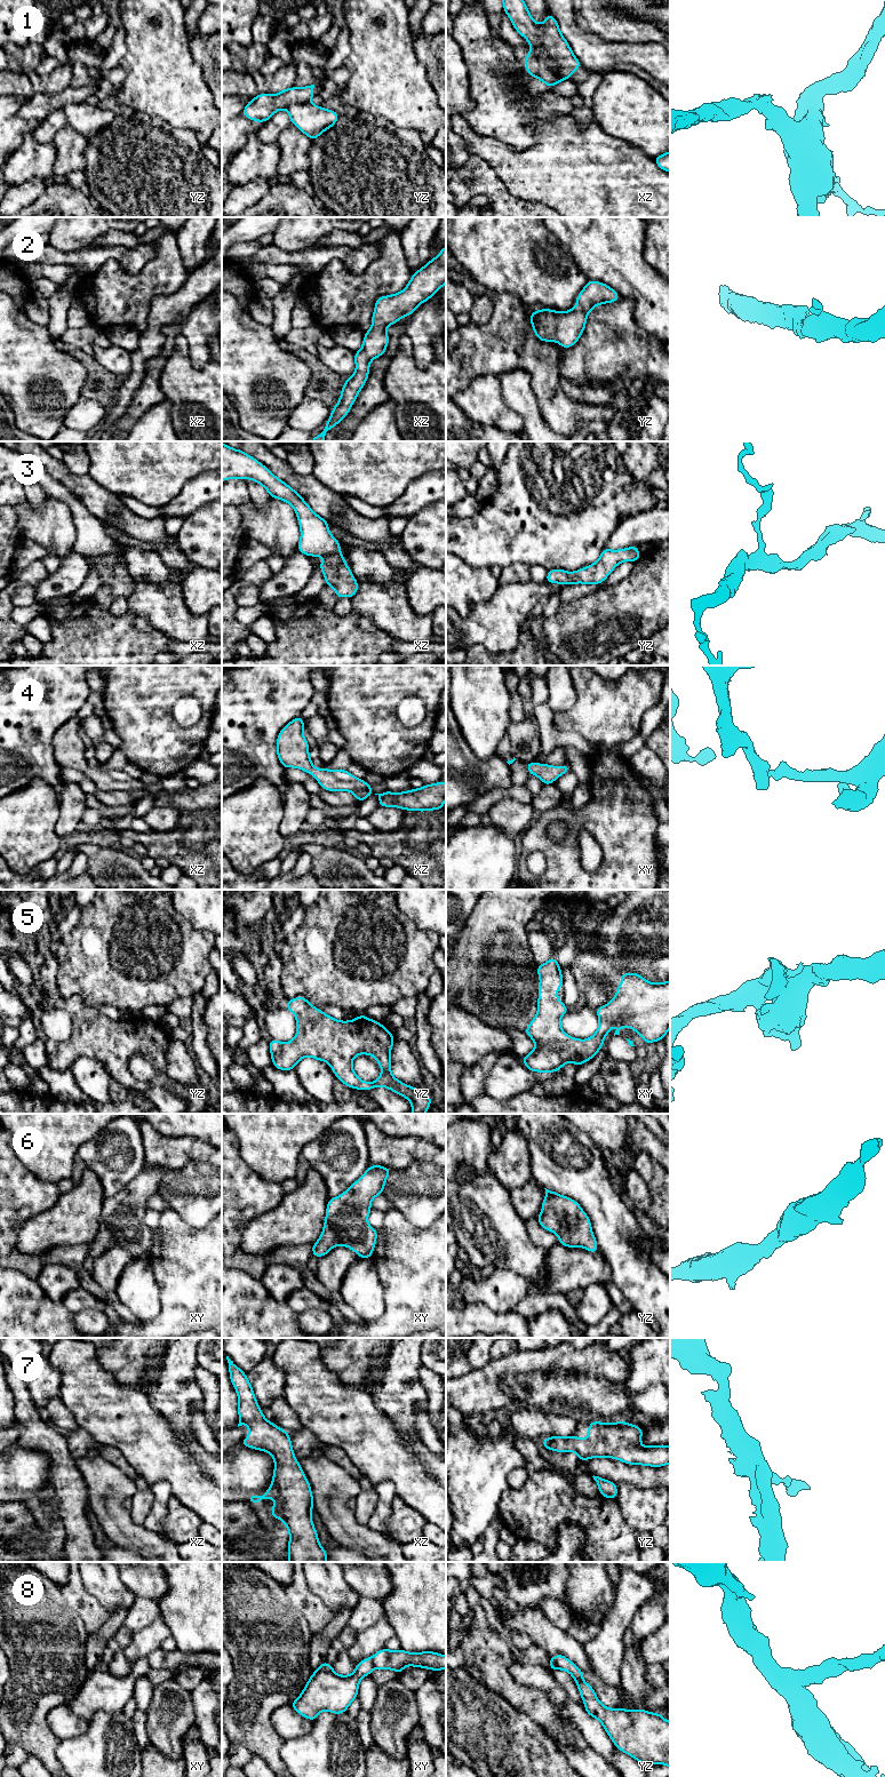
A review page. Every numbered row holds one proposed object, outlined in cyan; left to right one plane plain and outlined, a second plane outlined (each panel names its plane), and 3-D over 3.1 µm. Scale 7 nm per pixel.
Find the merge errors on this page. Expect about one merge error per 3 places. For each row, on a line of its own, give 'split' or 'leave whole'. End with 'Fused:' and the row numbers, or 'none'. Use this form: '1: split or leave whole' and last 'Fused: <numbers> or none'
1: split
2: leave whole
3: leave whole
4: leave whole
5: leave whole
6: leave whole
7: leave whole
8: split
Fused: 1, 8

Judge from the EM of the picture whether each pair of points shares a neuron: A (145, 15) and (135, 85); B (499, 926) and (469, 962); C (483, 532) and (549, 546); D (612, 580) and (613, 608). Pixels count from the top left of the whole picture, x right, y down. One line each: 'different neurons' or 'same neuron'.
A: same neuron
B: same neuron
C: same neuron
D: different neurons

